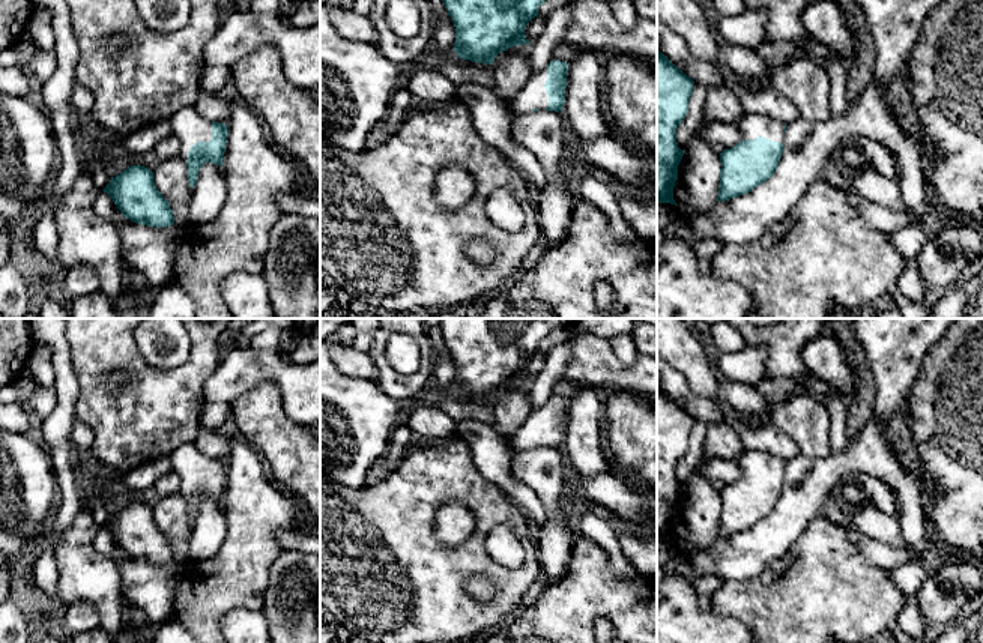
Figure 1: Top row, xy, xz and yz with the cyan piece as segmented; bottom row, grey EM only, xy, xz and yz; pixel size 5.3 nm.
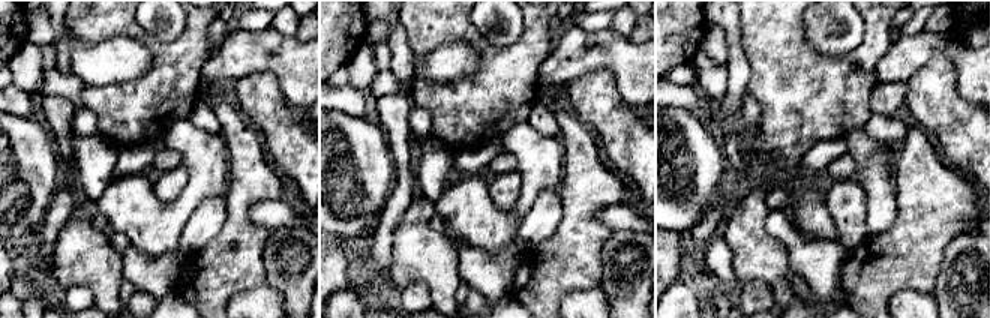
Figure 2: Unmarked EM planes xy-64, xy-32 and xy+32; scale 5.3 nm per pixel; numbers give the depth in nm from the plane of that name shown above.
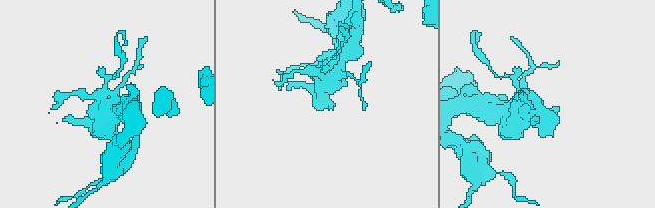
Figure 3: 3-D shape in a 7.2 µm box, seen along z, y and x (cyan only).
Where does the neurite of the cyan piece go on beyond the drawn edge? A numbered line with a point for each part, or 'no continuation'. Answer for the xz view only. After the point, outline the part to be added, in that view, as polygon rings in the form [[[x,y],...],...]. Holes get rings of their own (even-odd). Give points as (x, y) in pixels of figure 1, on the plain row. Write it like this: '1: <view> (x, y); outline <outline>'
1: xz (532, 431); outline [[[547,403],[534,410],[526,421],[513,434],[514,451],[529,451],[534,445],[546,446],[549,443],[549,431],[546,428]]]

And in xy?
1: xy (187, 460); outline [[[194,442],[185,443],[174,449],[170,455],[171,470],[180,478],[180,493],[188,497],[189,485],[198,479],[212,476],[212,458],[201,454]]]

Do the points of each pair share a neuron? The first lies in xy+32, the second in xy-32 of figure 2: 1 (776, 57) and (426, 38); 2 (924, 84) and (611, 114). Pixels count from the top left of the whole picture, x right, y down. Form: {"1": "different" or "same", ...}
{"1": "same", "2": "same"}

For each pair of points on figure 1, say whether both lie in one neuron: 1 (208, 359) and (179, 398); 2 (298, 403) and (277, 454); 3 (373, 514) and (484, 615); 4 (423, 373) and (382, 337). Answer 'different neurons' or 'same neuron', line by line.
1: same neuron
2: different neurons
3: same neuron
4: same neuron

